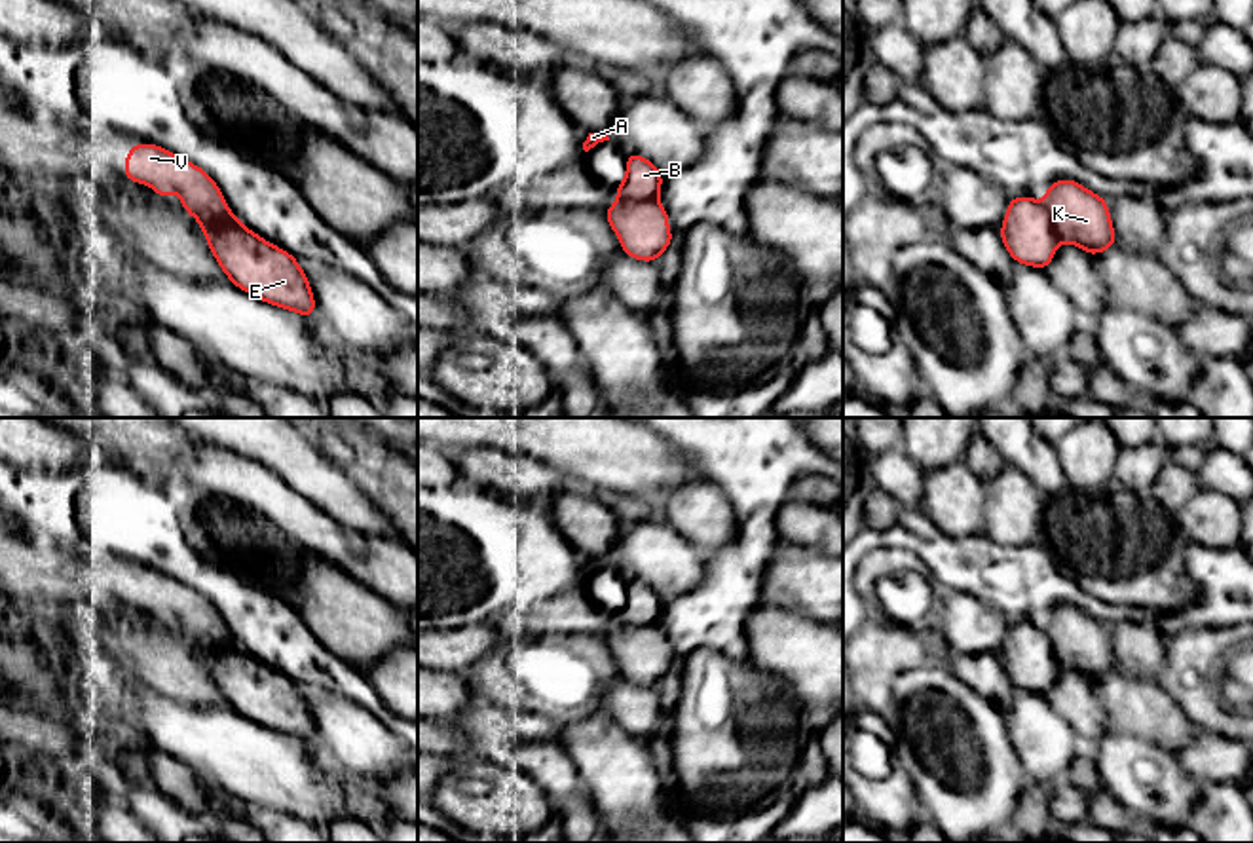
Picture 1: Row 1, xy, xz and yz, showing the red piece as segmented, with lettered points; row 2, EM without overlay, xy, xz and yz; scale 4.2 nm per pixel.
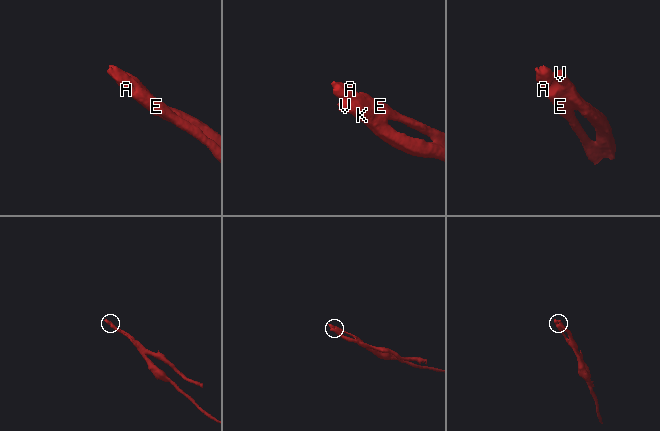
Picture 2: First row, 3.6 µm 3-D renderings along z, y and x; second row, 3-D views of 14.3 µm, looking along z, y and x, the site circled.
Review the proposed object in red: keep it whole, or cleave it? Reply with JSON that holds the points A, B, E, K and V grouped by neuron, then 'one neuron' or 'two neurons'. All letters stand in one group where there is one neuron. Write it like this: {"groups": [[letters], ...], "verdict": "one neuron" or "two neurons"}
{"groups": [["A", "B", "E"], ["K", "V"]], "verdict": "two neurons"}

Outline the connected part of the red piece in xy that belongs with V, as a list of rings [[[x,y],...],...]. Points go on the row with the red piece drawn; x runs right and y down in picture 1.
[[[133,142],[125,158],[123,177],[140,186],[148,180],[152,194],[159,197],[169,197],[177,186],[184,211],[199,224],[215,220],[216,224],[243,226],[243,222],[228,211],[230,205],[222,197],[218,184],[201,167],[175,156],[167,148],[159,148],[152,142]]]

